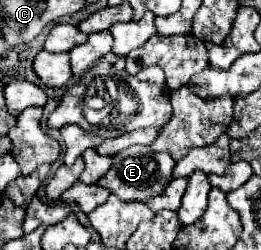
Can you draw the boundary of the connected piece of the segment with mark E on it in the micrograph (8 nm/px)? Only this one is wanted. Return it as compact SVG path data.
M130 146L112 156L112 168L98 180L98 186L108 188L124 202L130 202L130 200L146 202L148 198L164 192L164 188L172 180L174 164L176 162L168 154L154 152L150 146Z

